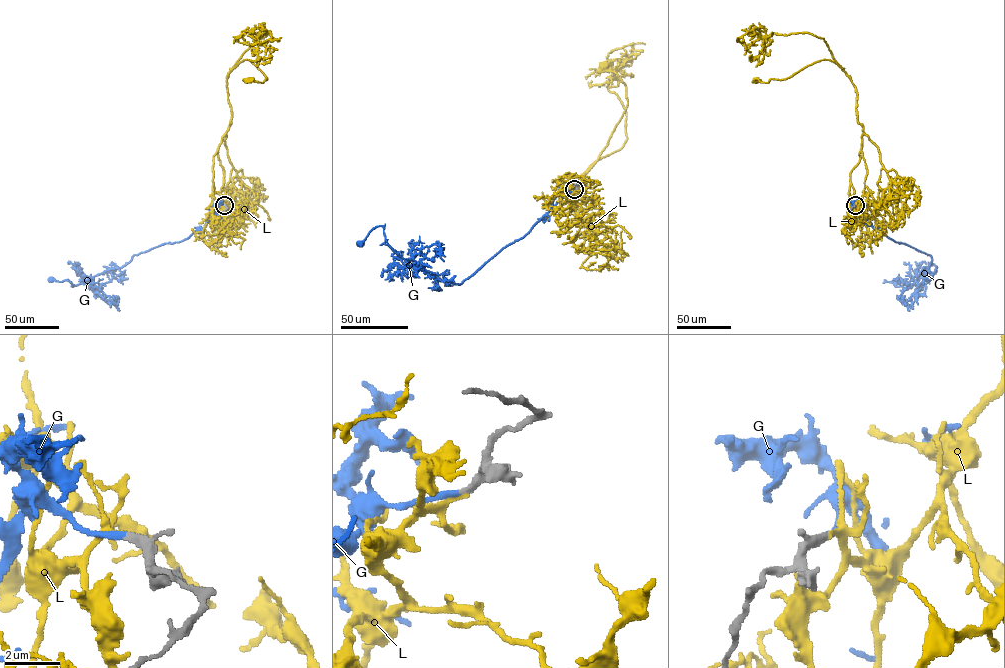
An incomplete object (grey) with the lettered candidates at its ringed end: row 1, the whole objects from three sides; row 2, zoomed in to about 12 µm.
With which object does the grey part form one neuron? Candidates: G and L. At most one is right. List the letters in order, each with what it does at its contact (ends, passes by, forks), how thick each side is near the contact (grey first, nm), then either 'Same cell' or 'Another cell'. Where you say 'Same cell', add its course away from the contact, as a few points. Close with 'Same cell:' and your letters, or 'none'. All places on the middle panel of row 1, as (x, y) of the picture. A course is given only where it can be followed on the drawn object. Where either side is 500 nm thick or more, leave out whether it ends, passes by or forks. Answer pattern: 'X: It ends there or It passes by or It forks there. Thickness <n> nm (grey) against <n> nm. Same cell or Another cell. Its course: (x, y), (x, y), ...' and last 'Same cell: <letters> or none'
G: It ends there. Thickness 320 nm (grey) against 240 nm. Same cell. Its course: (575, 189), (563, 195), (528, 232), (460, 284), (410, 266), (388, 245), (382, 226), (374, 227), (360, 243)
L: It passes by. Thickness 240 nm (grey) against 130 nm. Another cell
Same cell: G

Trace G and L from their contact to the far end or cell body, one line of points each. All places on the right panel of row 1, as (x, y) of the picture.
G: (855, 205), (876, 229), (931, 257), (927, 271), (923, 270), (916, 279), (896, 286), (884, 281), (899, 279)
L: (855, 205), (862, 198), (867, 169), (850, 78), (824, 59), (786, 78), (755, 80)

